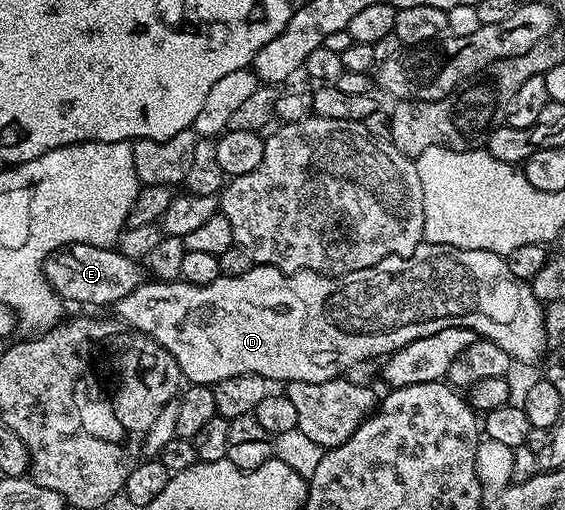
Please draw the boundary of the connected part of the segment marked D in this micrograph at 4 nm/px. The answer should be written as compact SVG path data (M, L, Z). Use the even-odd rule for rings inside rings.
M428 241L421 242L405 259L392 255L374 267L355 269L346 275L288 272L255 265L243 277L222 275L202 287L184 281L145 281L135 293L127 293L115 304L116 318L163 345L189 383L210 385L248 371L270 381L285 379L286 384L331 381L344 376L348 372L345 370L356 363L380 360L411 341L452 327L471 329L521 363L537 363L547 347L545 310L530 284L512 275L506 256Z

